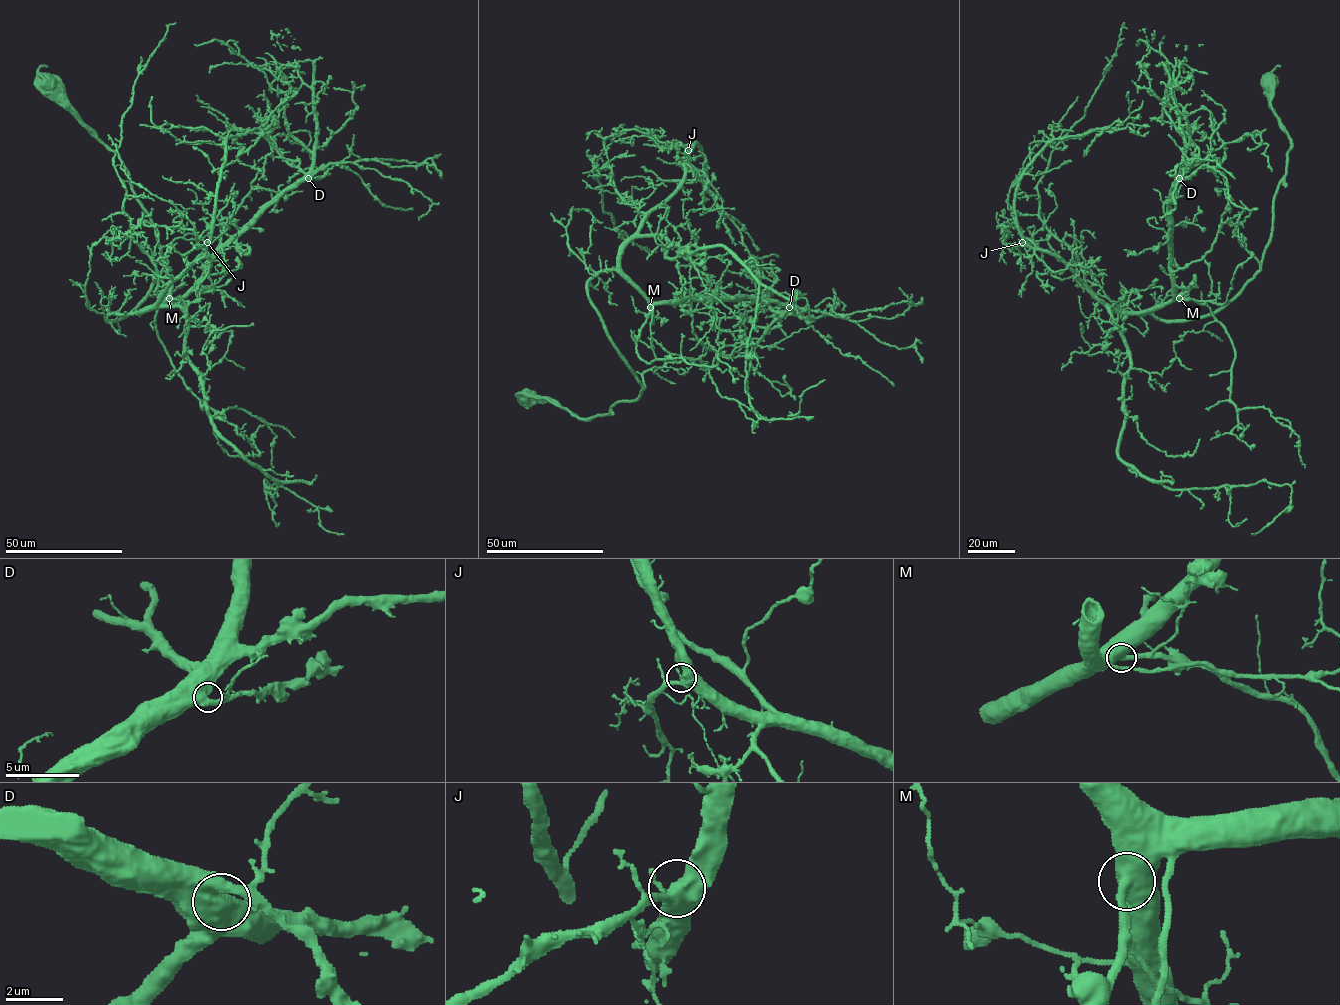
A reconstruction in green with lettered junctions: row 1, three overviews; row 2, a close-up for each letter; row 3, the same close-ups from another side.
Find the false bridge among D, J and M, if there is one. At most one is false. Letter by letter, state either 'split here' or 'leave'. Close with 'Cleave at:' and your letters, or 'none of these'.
D: leave
J: leave
M: leave
Cleave at: none of these

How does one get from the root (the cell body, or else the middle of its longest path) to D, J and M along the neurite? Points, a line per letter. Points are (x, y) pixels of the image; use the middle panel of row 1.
D: (527, 394), (585, 419), (640, 396), (589, 298), (604, 271), (654, 302), (789, 307)
J: (527, 394), (585, 419), (640, 396), (643, 386), (587, 283), (616, 267), (618, 249), (681, 182), (688, 150)
M: (527, 394), (585, 419), (635, 400), (643, 386), (612, 342), (587, 283), (617, 270), (650, 307)

